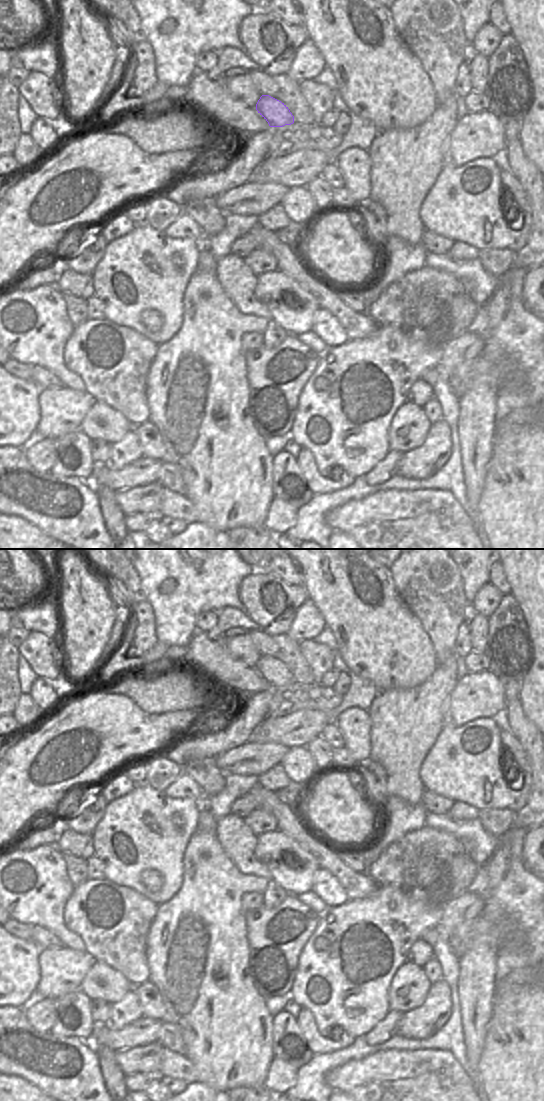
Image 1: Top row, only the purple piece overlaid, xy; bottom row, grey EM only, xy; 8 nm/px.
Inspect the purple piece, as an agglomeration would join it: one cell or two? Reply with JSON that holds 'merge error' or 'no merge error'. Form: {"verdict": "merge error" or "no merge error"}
{"verdict": "no merge error"}

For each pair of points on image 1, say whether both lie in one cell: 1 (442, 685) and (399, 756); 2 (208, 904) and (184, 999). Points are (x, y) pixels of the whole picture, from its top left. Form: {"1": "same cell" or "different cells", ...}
{"1": "same cell", "2": "same cell"}

